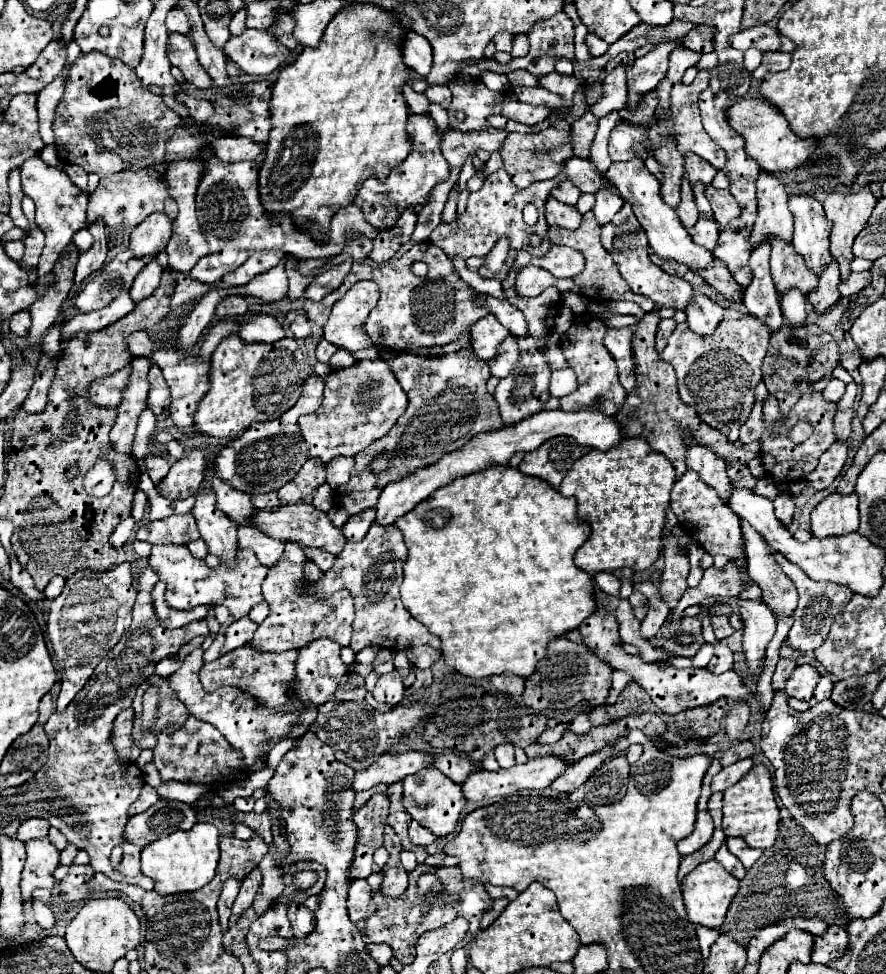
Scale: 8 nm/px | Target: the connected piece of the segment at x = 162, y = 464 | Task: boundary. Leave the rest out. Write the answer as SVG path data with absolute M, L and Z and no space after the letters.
M148 456L144 460L144 470L150 474L152 482L158 486L170 470L170 462L166 458L160 458L160 456Z

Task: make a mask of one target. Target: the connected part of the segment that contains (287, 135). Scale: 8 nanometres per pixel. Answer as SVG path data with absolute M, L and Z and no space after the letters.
M350 4L346 6L340 14L336 14L336 18L328 24L318 48L304 48L304 52L296 58L294 64L288 64L280 70L280 76L272 88L272 100L270 100L270 120L272 120L272 130L270 130L270 138L266 142L266 150L264 150L264 160L260 166L260 174L258 174L258 192L260 192L260 202L264 206L264 212L270 218L278 218L288 214L292 218L292 222L304 230L314 242L328 242L328 234L330 234L330 220L332 216L340 210L346 208L348 204L354 202L360 186L364 180L368 180L370 176L378 178L378 180L386 180L388 174L392 172L394 166L398 166L400 162L406 160L408 152L410 152L410 142L408 142L408 134L404 134L406 130L406 122L408 122L408 106L404 102L402 96L402 86L408 82L410 78L410 70L404 66L402 62L402 52L400 52L400 40L406 28L400 26L400 16L398 14L388 14L386 10L380 10L378 6L360 6L360 4Z

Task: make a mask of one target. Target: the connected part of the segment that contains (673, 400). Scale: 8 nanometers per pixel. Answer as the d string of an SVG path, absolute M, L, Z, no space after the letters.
M654 308L652 314L646 314L634 328L634 338L632 338L632 354L634 354L634 374L636 374L636 388L628 394L624 406L616 412L616 422L622 428L624 436L642 436L648 440L648 444L652 446L652 450L662 452L676 468L676 476L680 478L686 472L686 432L688 436L700 444L700 446L708 446L710 450L714 450L722 460L726 462L740 462L746 464L752 458L760 456L760 442L752 442L746 446L738 446L738 444L730 444L724 434L720 434L718 430L710 428L708 424L700 422L698 414L690 408L684 406L678 398L678 388L676 388L676 374L672 370L670 364L662 362L656 348L654 348L654 336L656 336L656 328L658 328L658 308Z

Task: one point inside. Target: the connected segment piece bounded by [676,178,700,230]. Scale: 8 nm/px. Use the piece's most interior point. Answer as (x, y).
(687, 210)

